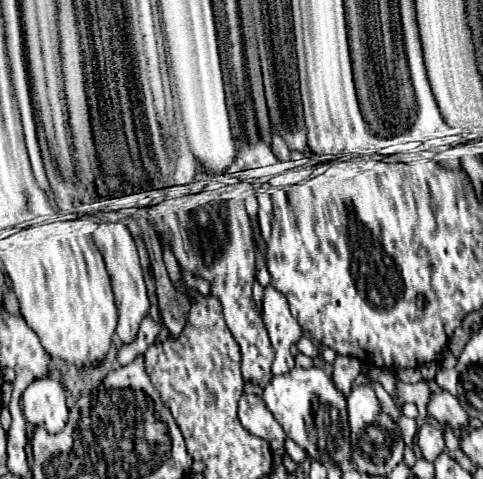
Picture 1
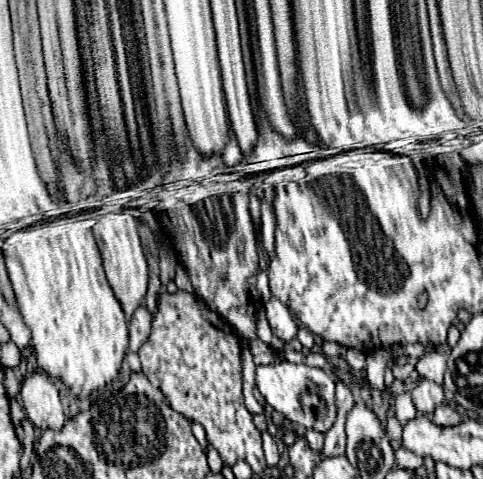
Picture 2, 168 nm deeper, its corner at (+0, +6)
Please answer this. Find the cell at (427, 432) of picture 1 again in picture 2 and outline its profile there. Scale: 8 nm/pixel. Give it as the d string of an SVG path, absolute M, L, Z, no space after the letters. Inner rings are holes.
M442 404L436 408L432 422L436 422L436 426L458 426L462 422L462 414L448 404Z

